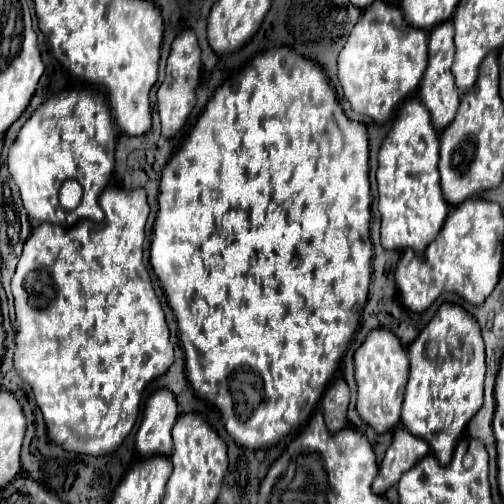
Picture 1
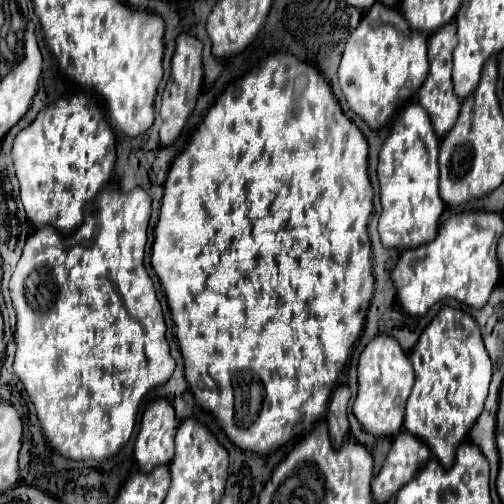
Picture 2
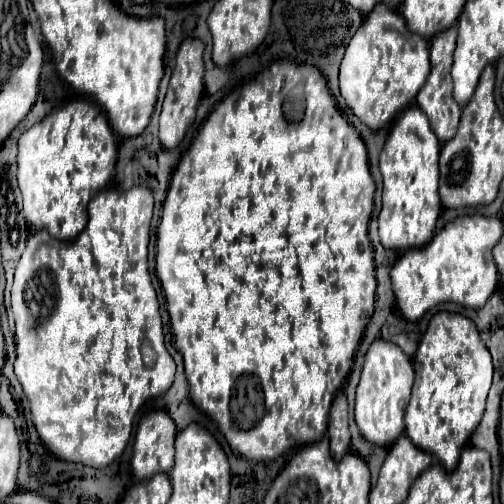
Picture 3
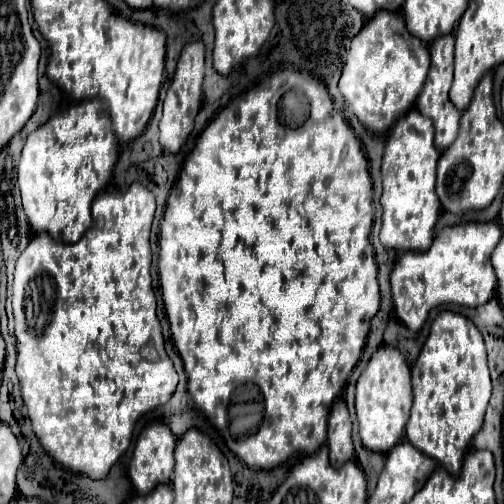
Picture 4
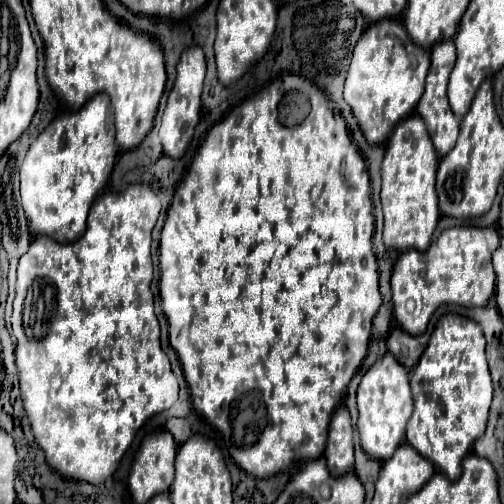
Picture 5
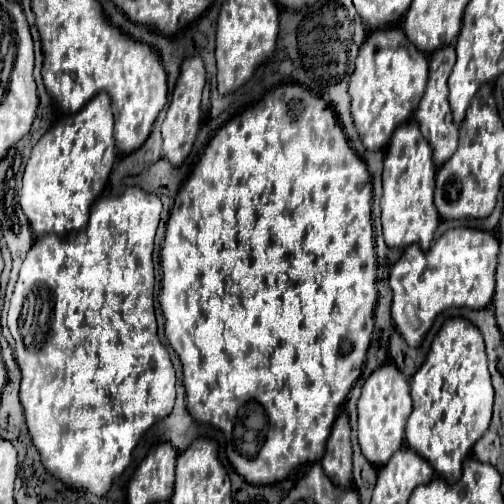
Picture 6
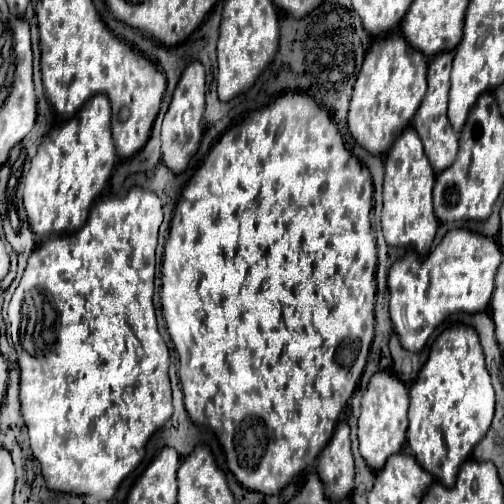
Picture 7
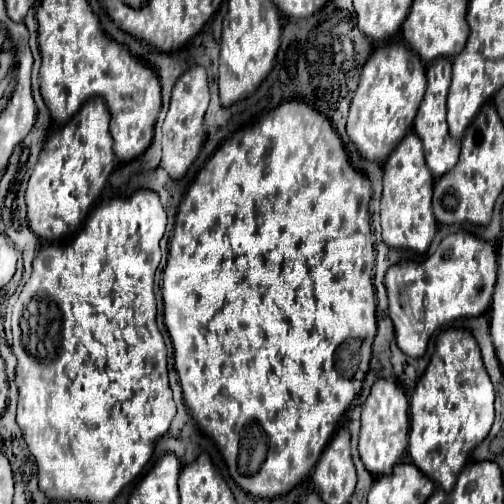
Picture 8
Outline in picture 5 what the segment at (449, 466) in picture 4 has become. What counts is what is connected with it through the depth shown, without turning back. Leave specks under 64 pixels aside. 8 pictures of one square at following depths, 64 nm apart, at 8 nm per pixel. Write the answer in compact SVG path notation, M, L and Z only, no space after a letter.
M446 314L432 332L428 348L410 376L414 412L408 420L406 440L420 452L420 456L428 458L440 472L444 472L448 480L460 478L462 458L486 430L492 380L484 346L484 334L474 320Z

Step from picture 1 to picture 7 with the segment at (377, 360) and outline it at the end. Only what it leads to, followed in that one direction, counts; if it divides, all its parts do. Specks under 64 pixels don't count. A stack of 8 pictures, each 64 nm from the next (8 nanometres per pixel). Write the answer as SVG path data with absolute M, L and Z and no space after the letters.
M378 372L372 376L368 390L362 396L362 412L358 418L360 454L370 470L380 472L386 460L402 450L408 428L408 406L410 406L408 388L396 376L388 372Z

